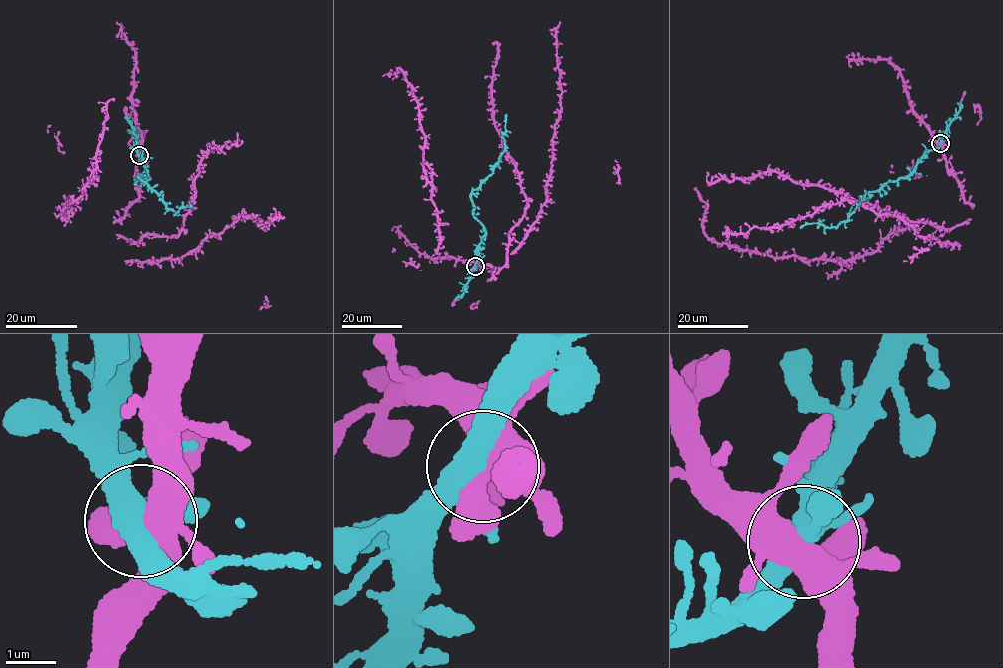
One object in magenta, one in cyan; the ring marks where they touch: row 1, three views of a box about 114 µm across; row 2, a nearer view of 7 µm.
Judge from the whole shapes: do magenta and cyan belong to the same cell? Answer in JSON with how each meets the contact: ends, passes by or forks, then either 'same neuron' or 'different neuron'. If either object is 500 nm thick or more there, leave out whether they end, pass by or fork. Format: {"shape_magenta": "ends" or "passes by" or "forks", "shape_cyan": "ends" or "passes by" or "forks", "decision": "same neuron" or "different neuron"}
{"shape_magenta": "forks", "shape_cyan": "forks", "decision": "same neuron"}

